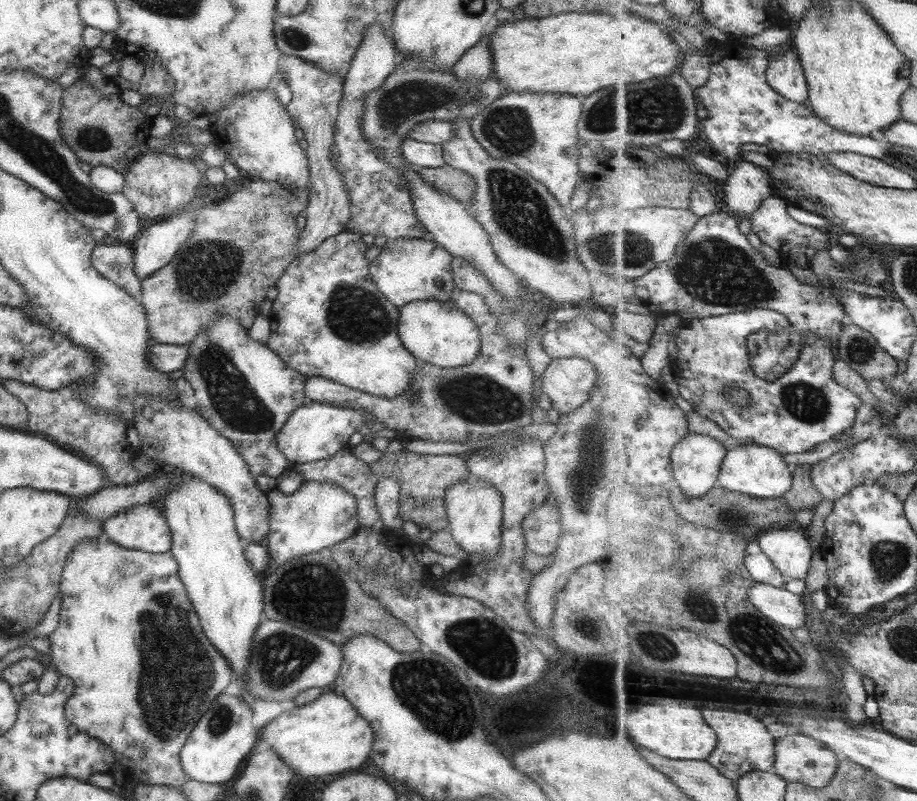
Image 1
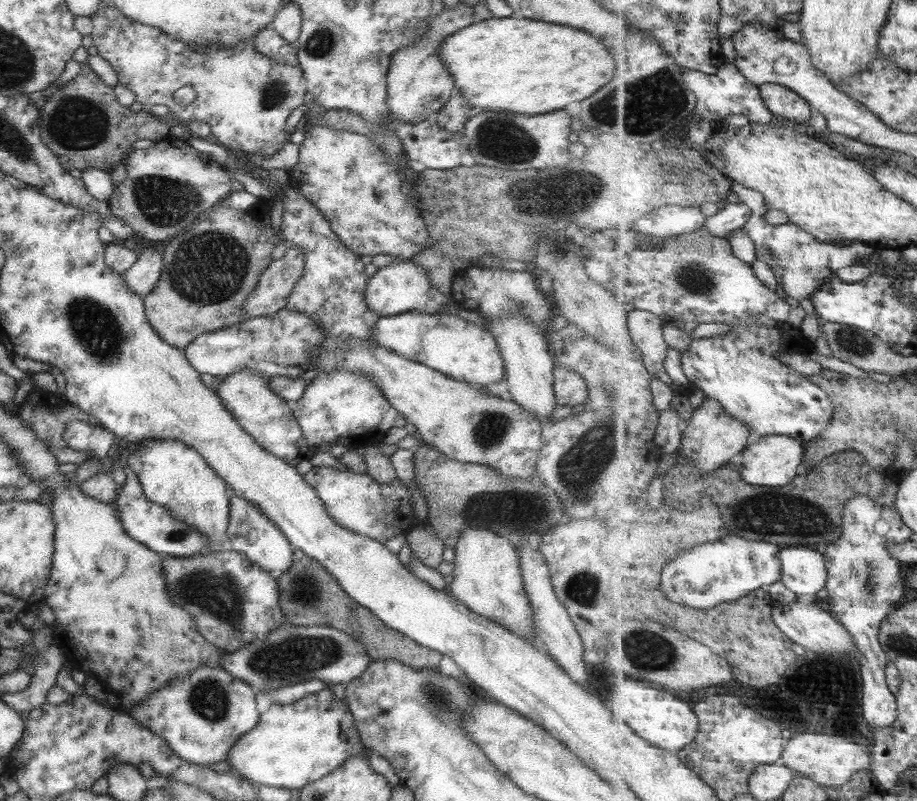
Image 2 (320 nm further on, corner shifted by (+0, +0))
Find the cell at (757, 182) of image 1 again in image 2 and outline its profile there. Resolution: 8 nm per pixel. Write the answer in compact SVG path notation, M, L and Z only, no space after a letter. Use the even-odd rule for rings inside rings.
M725 202L719 214L710 217L704 228L715 236L728 238L733 231L743 229L751 218L752 210L747 204Z

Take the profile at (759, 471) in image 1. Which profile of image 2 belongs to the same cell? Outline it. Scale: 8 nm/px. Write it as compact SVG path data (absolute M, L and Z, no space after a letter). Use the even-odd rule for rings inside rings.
M769 435L754 438L742 452L742 462L738 466L740 473L749 484L780 487L791 484L801 474L804 465L804 444L790 436Z

